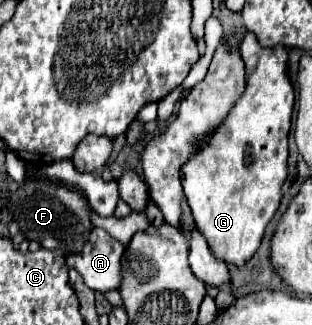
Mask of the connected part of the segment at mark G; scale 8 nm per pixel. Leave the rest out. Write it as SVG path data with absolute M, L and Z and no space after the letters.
M247 34L239 46L241 56L247 68L247 88L245 94L237 100L233 112L229 112L227 120L215 130L211 142L205 142L187 164L181 168L181 182L185 190L185 198L191 206L195 228L207 240L211 252L233 266L243 266L259 248L261 238L265 234L267 224L275 216L281 204L281 186L287 178L287 136L291 130L293 106L295 106L295 90L287 78L287 48L263 48L255 40L253 34Z

